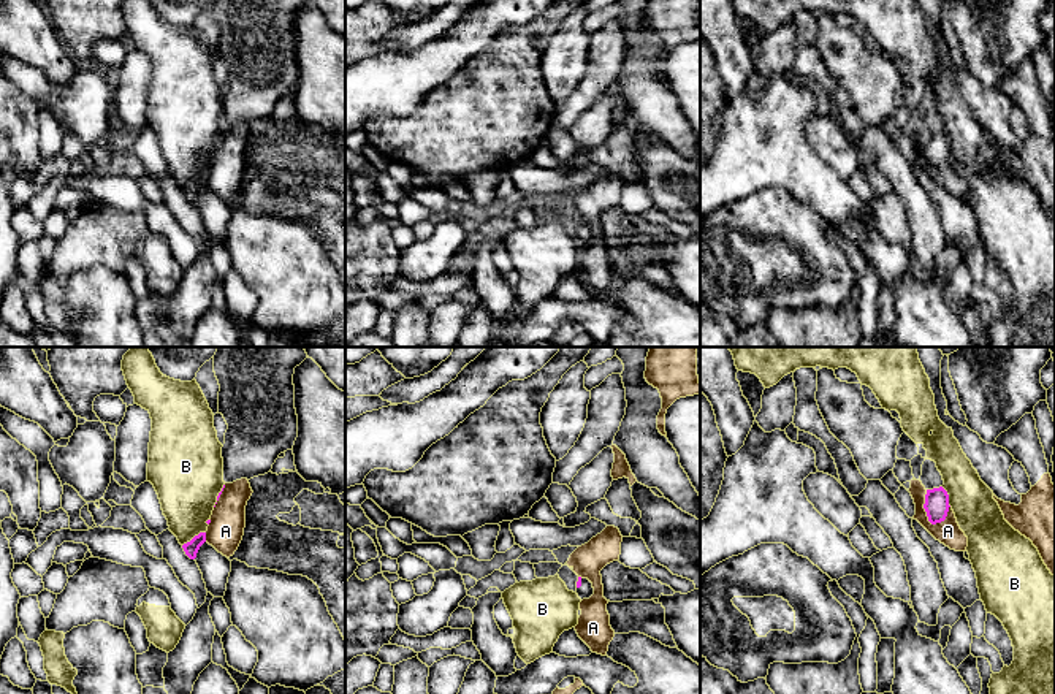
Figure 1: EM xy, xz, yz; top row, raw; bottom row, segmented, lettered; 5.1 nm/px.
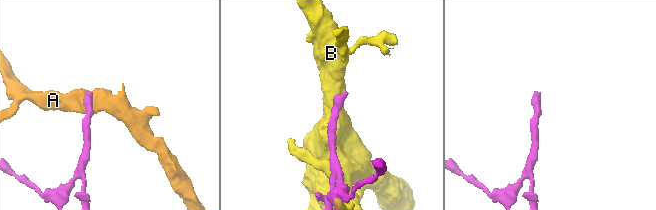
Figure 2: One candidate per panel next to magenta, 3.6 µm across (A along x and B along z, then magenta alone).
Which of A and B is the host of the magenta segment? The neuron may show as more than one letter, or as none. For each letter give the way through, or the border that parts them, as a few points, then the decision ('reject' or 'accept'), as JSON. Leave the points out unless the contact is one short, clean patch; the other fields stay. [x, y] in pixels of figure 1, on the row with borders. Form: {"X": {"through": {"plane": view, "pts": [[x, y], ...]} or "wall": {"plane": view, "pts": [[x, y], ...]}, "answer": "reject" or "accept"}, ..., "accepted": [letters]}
{"A": {"wall": {"plane": "yz", "pts": [[925, 490], [925, 515], [932, 523], [940, 523]]}, "answer": "reject"}, "B": {"answer": "reject"}, "accepted": []}

